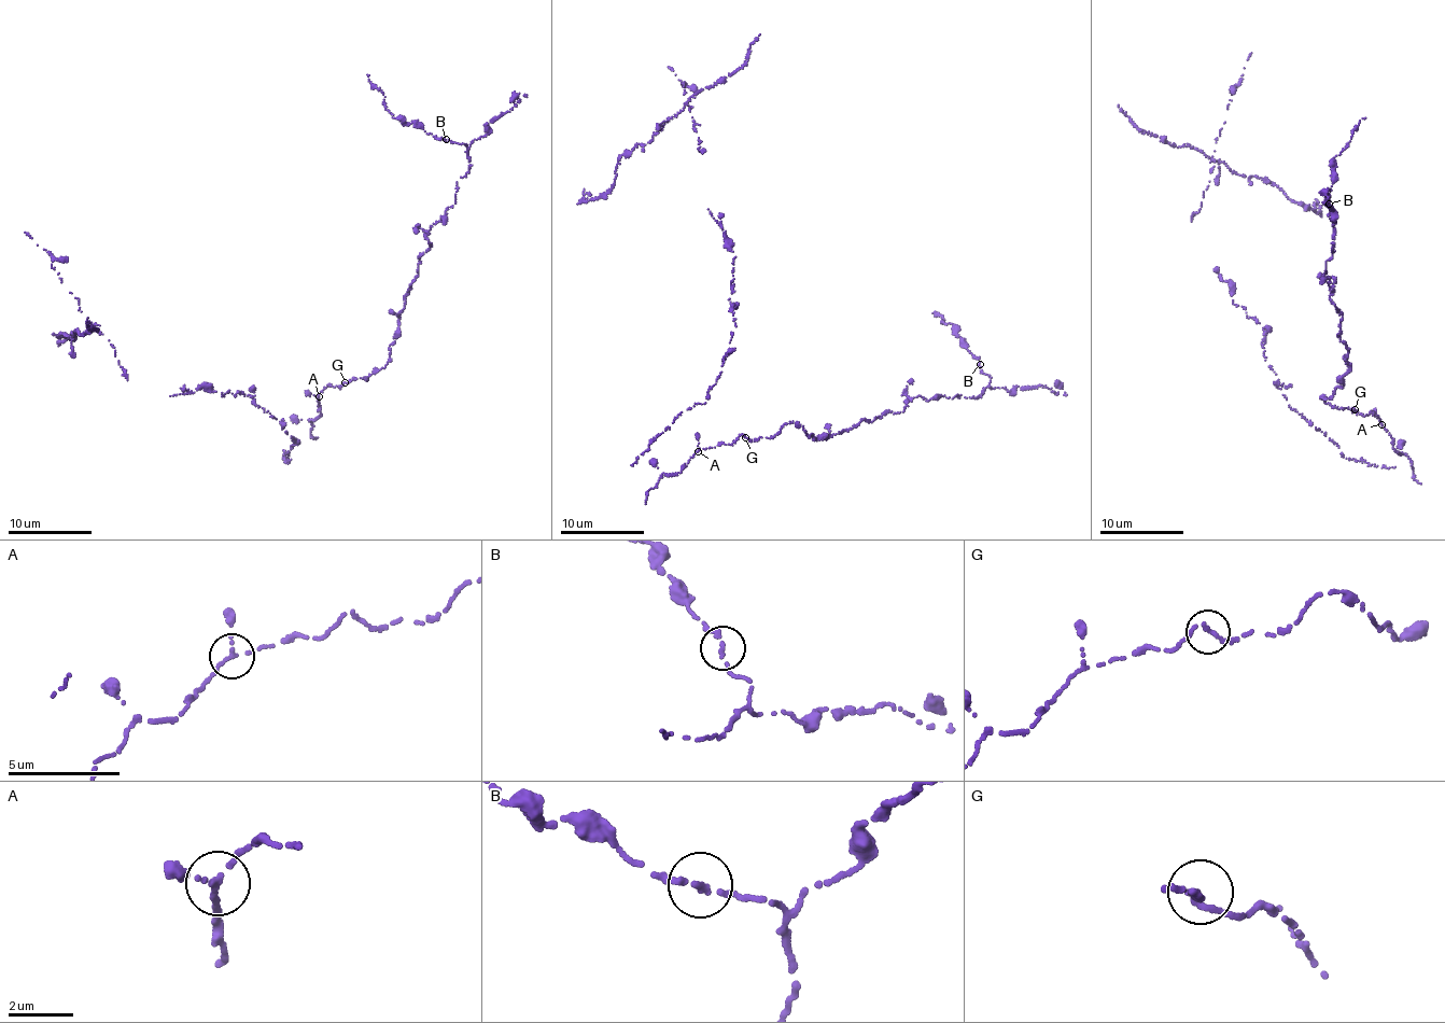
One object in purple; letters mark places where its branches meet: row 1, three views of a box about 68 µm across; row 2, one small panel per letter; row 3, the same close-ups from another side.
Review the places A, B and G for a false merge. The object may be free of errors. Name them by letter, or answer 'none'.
none

